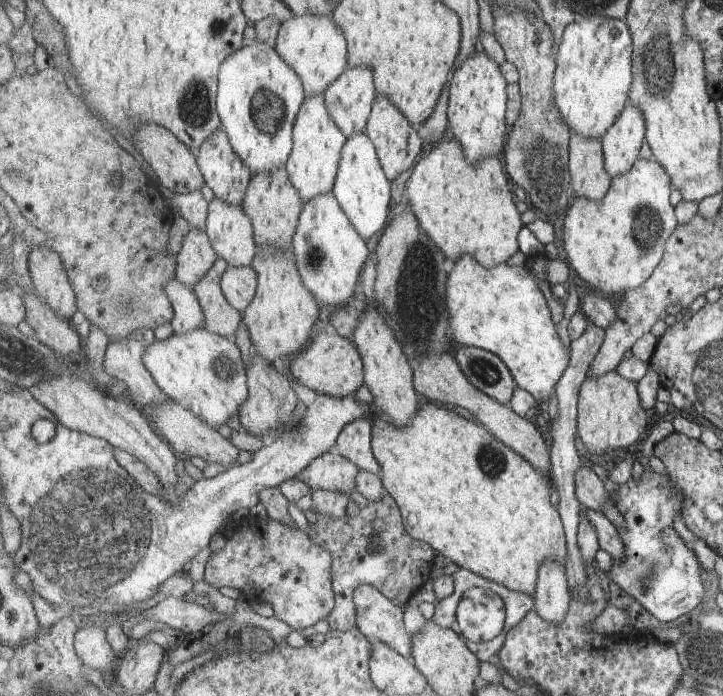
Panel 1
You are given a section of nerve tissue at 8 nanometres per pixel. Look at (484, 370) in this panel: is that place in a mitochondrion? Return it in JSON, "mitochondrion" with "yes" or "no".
{"mitochondrion":"yes"}

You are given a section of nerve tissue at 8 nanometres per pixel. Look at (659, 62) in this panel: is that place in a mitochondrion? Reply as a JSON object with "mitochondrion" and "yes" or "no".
{"mitochondrion":"yes"}

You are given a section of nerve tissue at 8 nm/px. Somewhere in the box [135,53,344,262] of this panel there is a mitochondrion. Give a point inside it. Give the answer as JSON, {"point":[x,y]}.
{"point":[267,111]}

